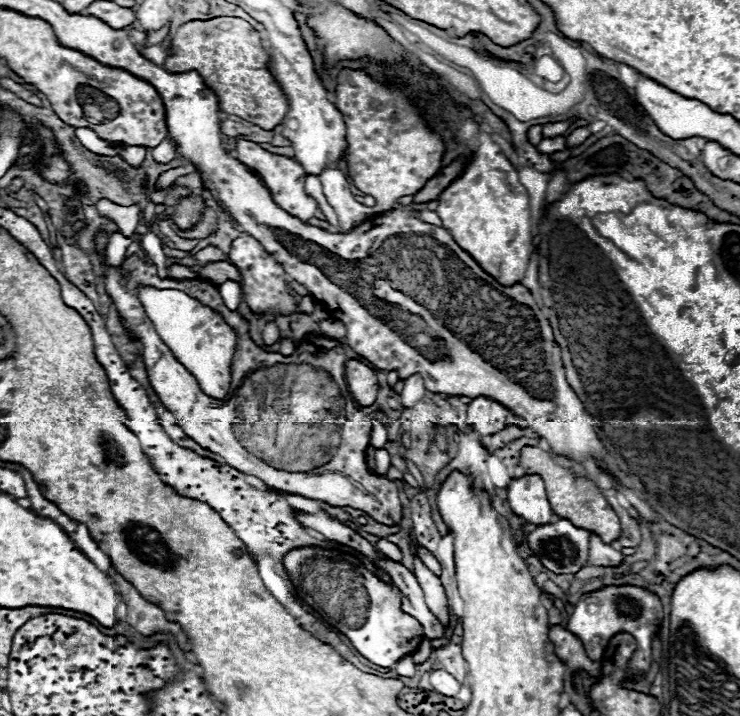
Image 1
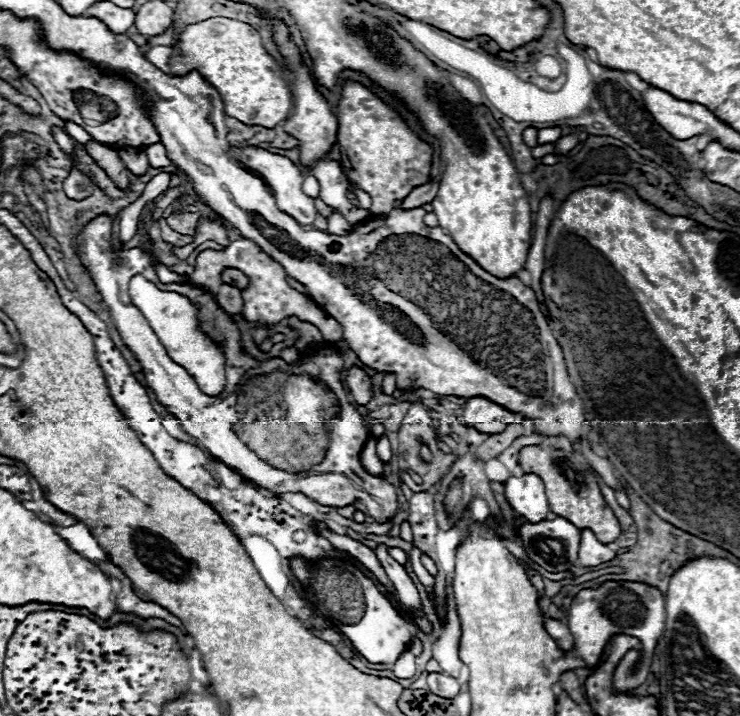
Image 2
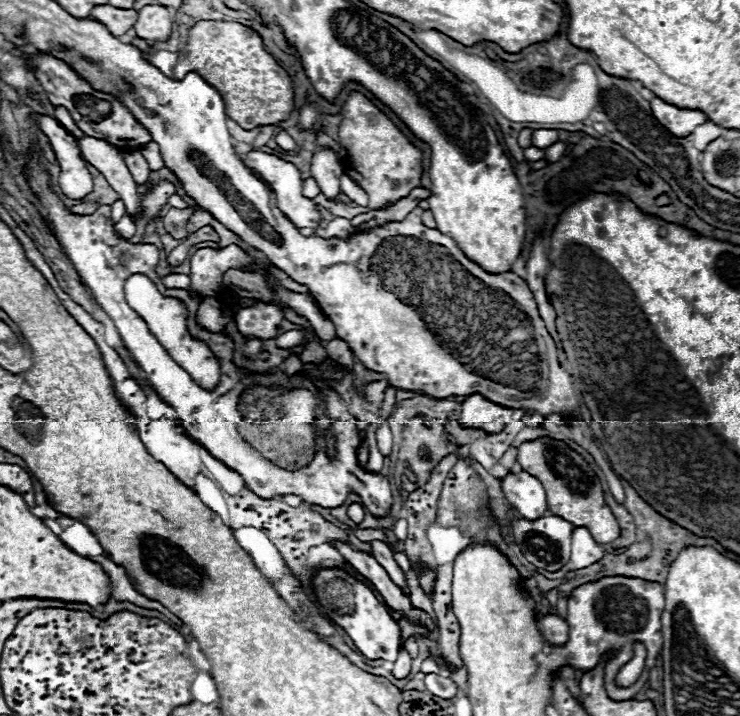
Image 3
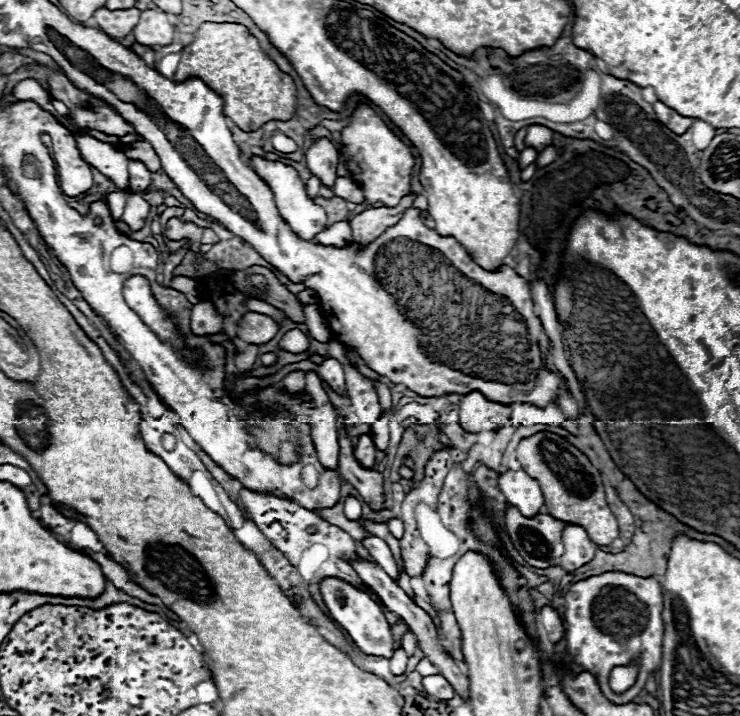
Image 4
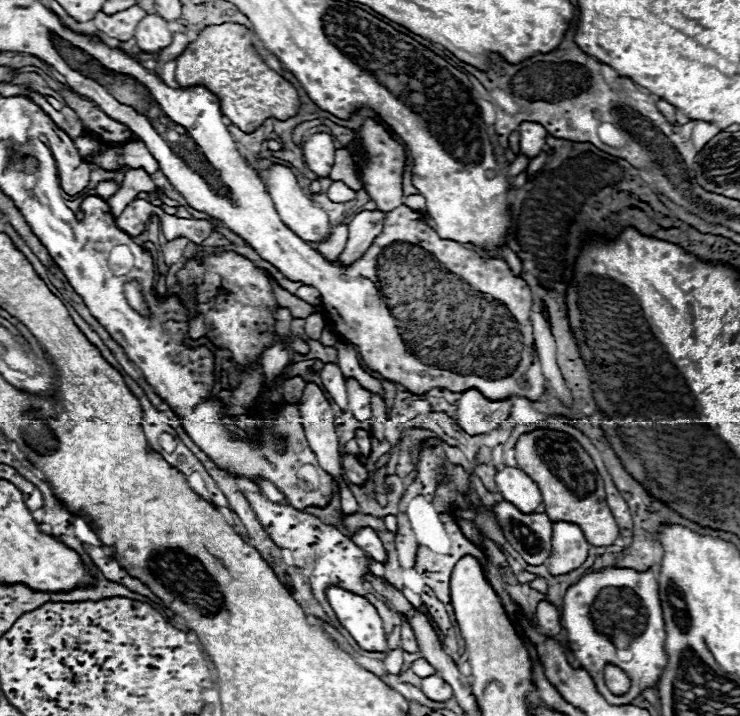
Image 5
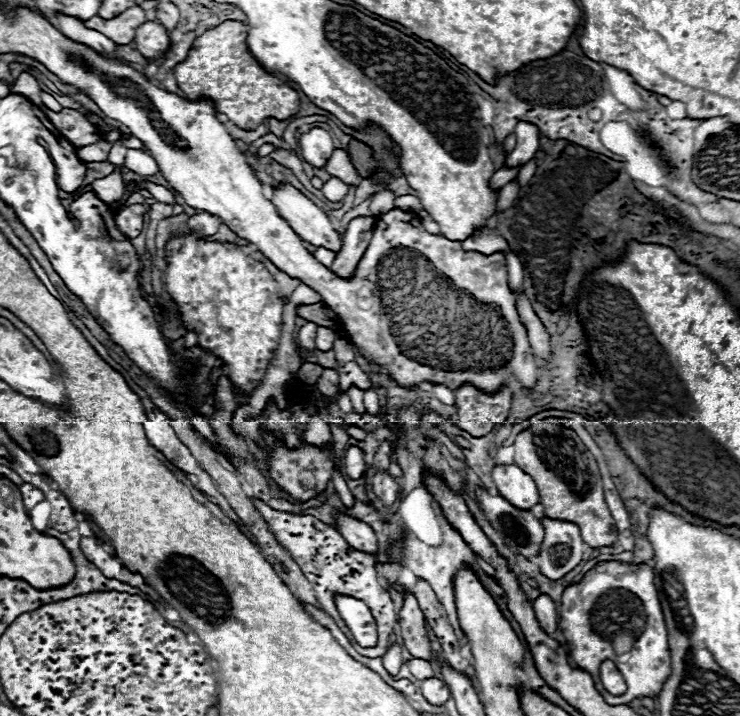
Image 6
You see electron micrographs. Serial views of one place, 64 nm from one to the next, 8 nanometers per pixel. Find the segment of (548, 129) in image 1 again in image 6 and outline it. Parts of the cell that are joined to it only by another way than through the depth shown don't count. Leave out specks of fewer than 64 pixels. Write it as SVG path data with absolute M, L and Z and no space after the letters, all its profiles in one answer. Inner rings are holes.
M518 122L514 134L516 134L516 148L508 154L506 166L526 164L540 150L540 130L530 122Z

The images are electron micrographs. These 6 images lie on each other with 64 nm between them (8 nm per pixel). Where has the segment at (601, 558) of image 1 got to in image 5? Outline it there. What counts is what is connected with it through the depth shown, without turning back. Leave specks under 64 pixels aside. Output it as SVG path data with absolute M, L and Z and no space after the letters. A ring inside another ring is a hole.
M556 522L554 524L554 538L552 538L554 554L548 558L548 570L558 574L568 574L584 564L590 552L590 544L584 538L584 532L580 526L572 522Z

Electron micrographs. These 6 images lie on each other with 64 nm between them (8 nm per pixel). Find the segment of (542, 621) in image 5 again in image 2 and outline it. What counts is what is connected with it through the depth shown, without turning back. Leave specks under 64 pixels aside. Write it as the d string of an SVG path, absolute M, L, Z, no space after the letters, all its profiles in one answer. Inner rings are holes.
M548 618L548 620L544 622L544 628L546 628L548 636L556 642L556 646L558 646L560 650L568 652L568 650L574 648L574 638L572 638L572 634L570 634L570 630L568 630L566 624L562 624L560 620L550 620L550 618Z

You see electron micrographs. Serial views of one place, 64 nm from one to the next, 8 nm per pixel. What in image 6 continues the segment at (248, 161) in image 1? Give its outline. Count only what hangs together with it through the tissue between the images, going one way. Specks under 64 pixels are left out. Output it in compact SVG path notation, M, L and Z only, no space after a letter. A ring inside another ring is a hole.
M288 182L274 188L272 202L288 226L308 244L324 246L338 252L342 248L340 234L332 228L326 212Z

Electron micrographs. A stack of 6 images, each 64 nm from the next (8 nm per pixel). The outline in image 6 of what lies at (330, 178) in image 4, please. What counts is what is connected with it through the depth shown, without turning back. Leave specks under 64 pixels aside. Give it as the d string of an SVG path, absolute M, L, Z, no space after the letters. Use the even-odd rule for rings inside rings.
M314 128L302 134L300 138L300 154L314 168L324 168L328 158L332 156L332 150L334 150L332 136L322 128Z

